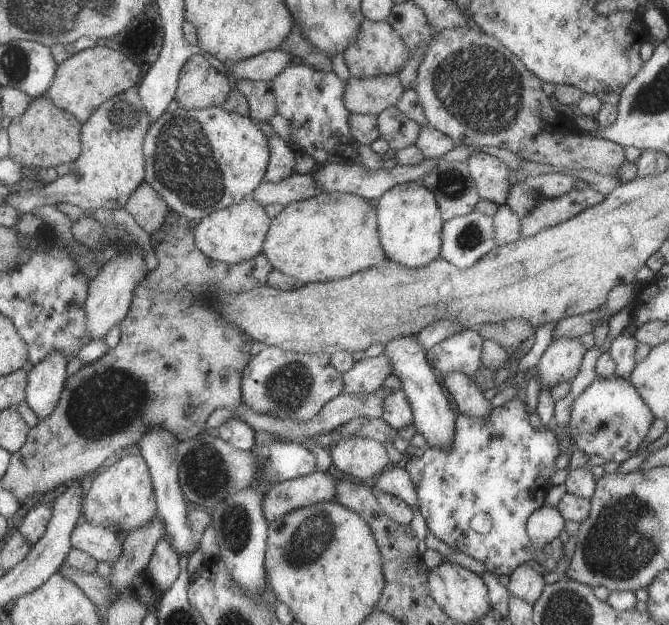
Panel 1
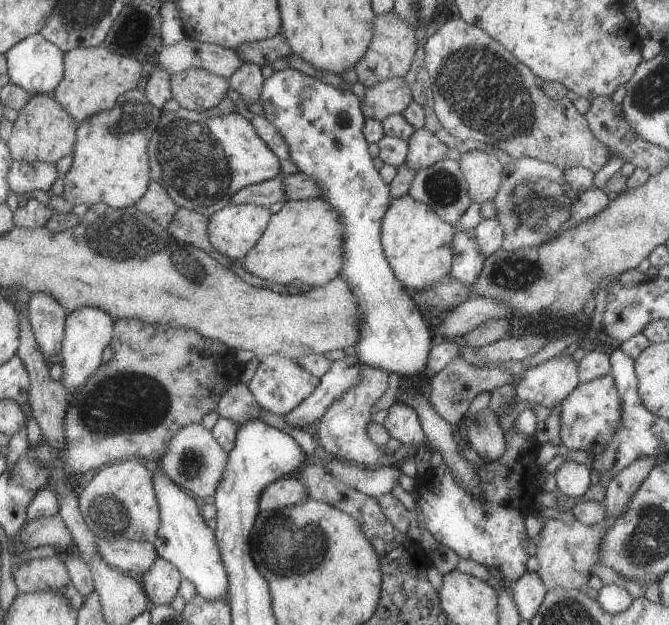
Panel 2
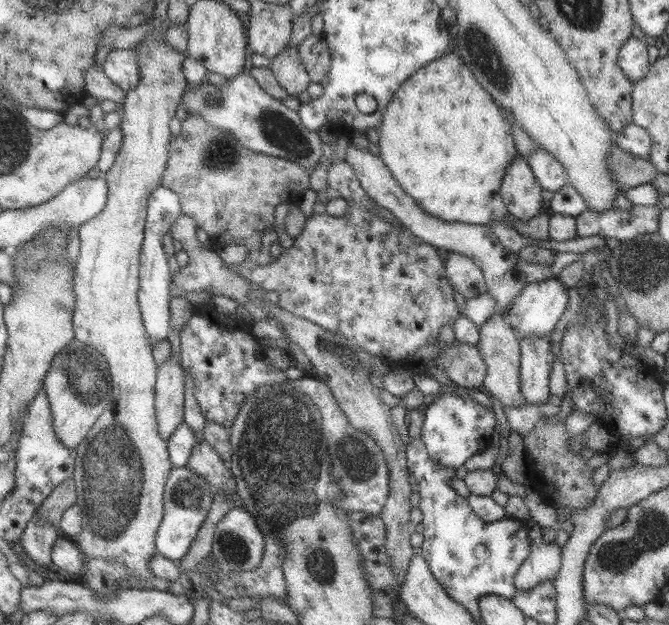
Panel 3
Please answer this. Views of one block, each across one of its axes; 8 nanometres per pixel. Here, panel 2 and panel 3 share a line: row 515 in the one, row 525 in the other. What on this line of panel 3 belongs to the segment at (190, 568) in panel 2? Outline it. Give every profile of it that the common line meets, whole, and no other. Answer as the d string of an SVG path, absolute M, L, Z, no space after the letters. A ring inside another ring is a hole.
M188 466L174 467L168 478L163 500L165 516L157 533L155 546L162 556L178 562L192 547L202 524L206 521L214 500L212 486Z

